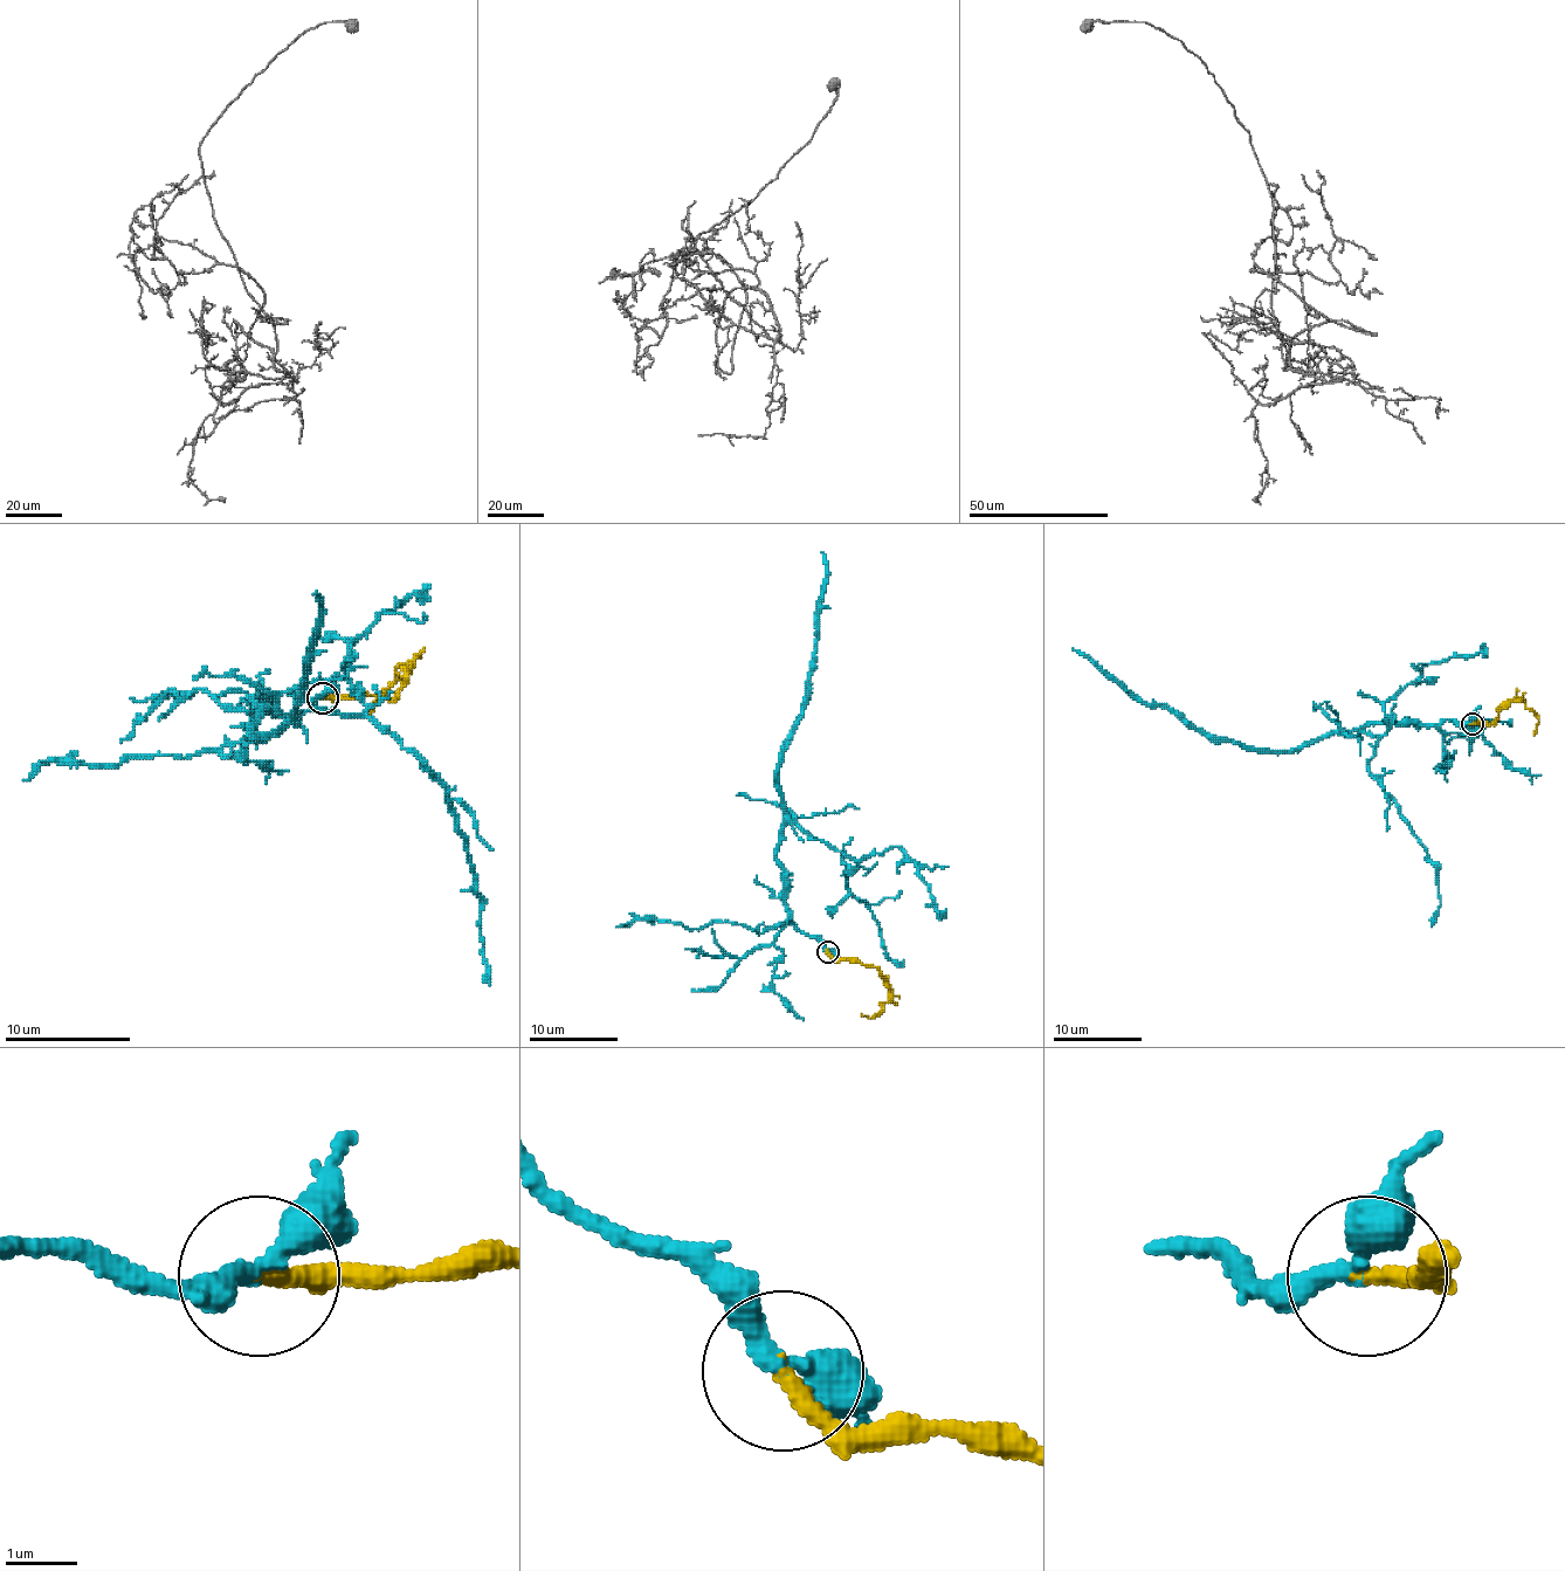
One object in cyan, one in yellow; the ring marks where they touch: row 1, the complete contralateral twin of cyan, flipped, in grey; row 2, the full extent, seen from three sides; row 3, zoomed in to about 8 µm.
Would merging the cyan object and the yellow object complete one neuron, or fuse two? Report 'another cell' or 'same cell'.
same cell

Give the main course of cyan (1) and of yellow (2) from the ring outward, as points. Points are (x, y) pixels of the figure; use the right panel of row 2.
1: (1472, 724), (1447, 719), (1344, 730), (1380, 737), (1366, 766), (1435, 868), (1440, 907), (1432, 927)
2: (1472, 724), (1489, 724), (1501, 710), (1518, 700), (1538, 719), (1534, 735)

